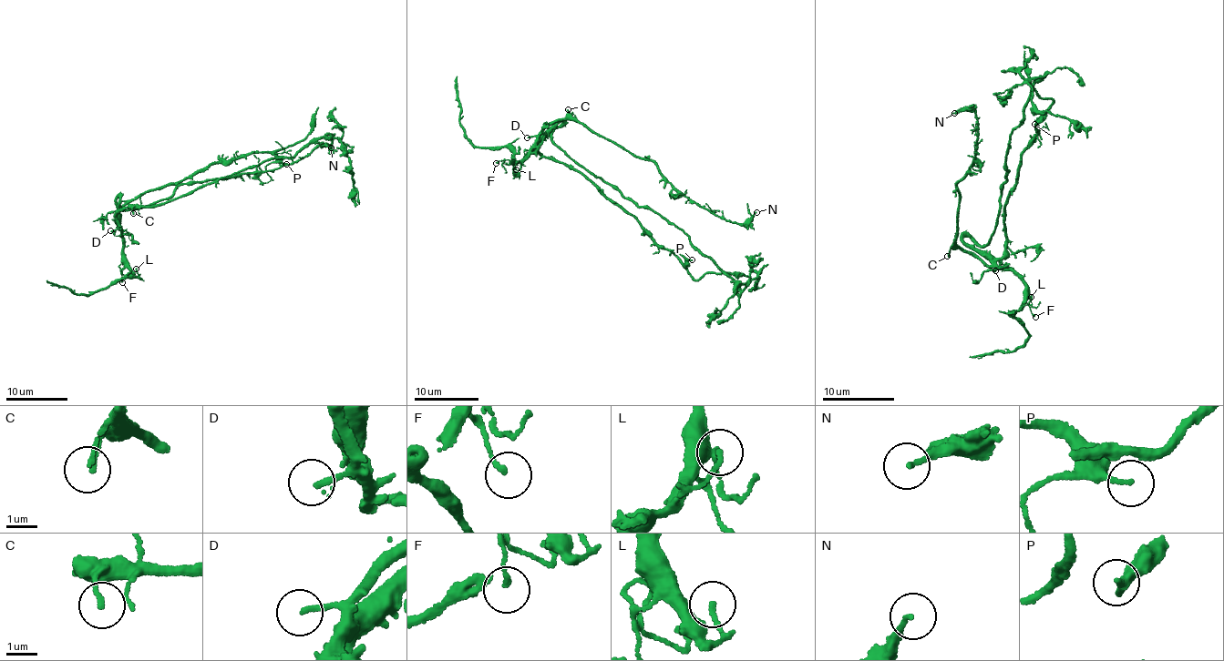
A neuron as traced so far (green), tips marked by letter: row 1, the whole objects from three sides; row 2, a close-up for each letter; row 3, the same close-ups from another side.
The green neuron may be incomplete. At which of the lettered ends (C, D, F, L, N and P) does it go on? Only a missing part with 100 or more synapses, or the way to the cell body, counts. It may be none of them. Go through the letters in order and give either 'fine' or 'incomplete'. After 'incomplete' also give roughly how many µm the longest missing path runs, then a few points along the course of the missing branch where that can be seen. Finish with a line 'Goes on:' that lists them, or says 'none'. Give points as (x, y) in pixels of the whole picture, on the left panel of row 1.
C: fine
D: incomplete | 50 µm
F: fine
L: fine
N: fine
P: fine
Goes on: D

